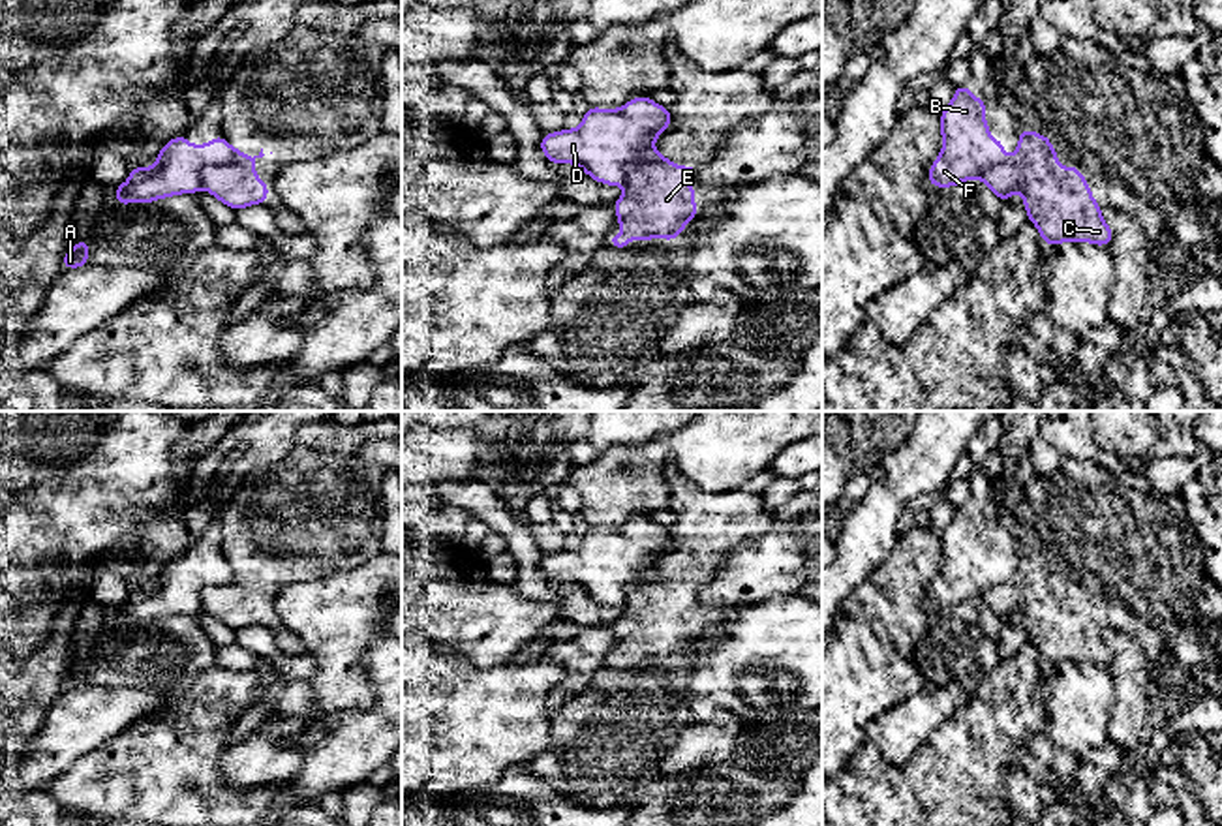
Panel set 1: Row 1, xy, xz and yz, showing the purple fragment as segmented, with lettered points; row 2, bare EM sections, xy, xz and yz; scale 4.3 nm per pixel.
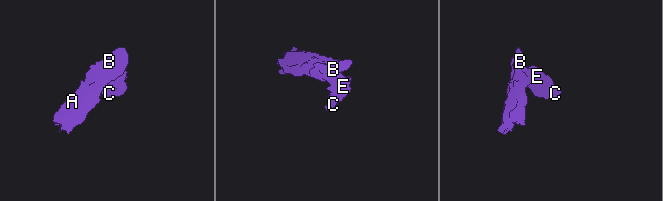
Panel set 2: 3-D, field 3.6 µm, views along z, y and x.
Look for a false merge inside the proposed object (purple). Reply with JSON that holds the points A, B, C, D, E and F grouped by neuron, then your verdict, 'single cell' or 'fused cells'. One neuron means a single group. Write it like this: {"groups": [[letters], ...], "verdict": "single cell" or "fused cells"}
{"groups": [["A", "B", "D", "F"], ["C", "E"]], "verdict": "fused cells"}

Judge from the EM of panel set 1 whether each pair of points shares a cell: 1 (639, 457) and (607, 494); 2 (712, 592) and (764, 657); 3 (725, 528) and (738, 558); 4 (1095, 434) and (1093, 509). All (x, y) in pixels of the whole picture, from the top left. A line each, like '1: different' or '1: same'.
1: same
2: different
3: different
4: different

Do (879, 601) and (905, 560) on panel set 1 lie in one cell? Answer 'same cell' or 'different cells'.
same cell

